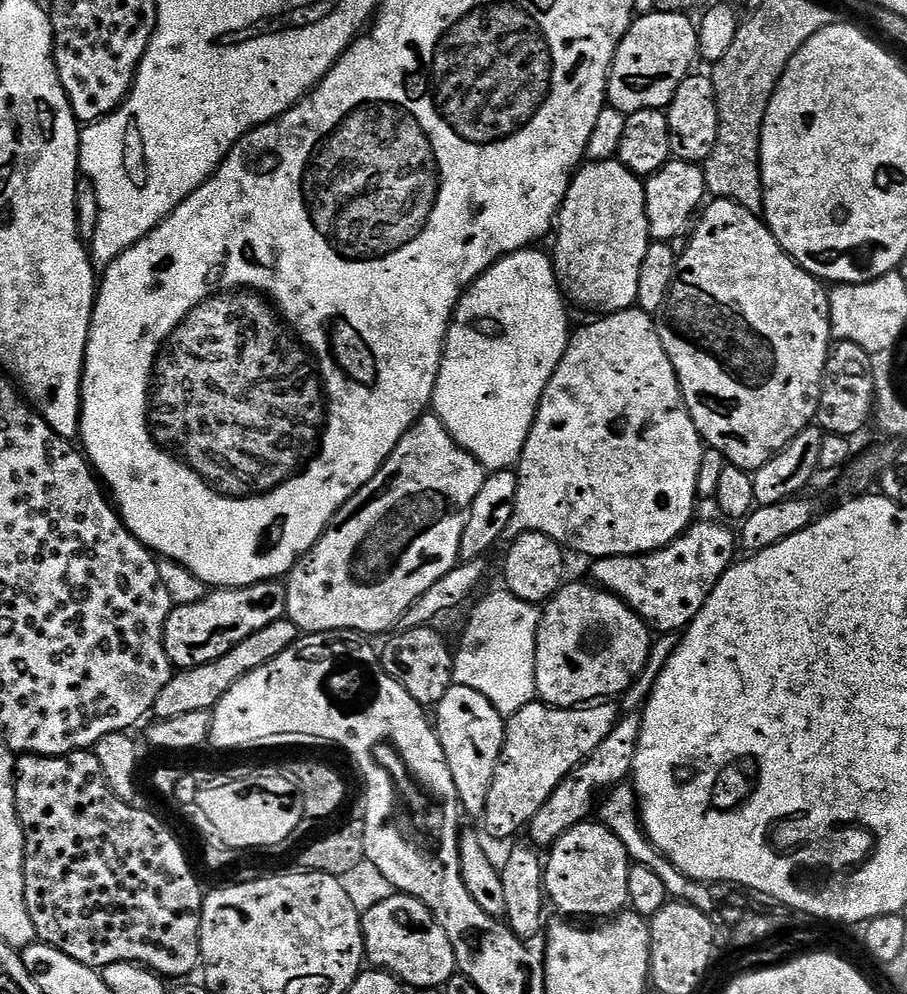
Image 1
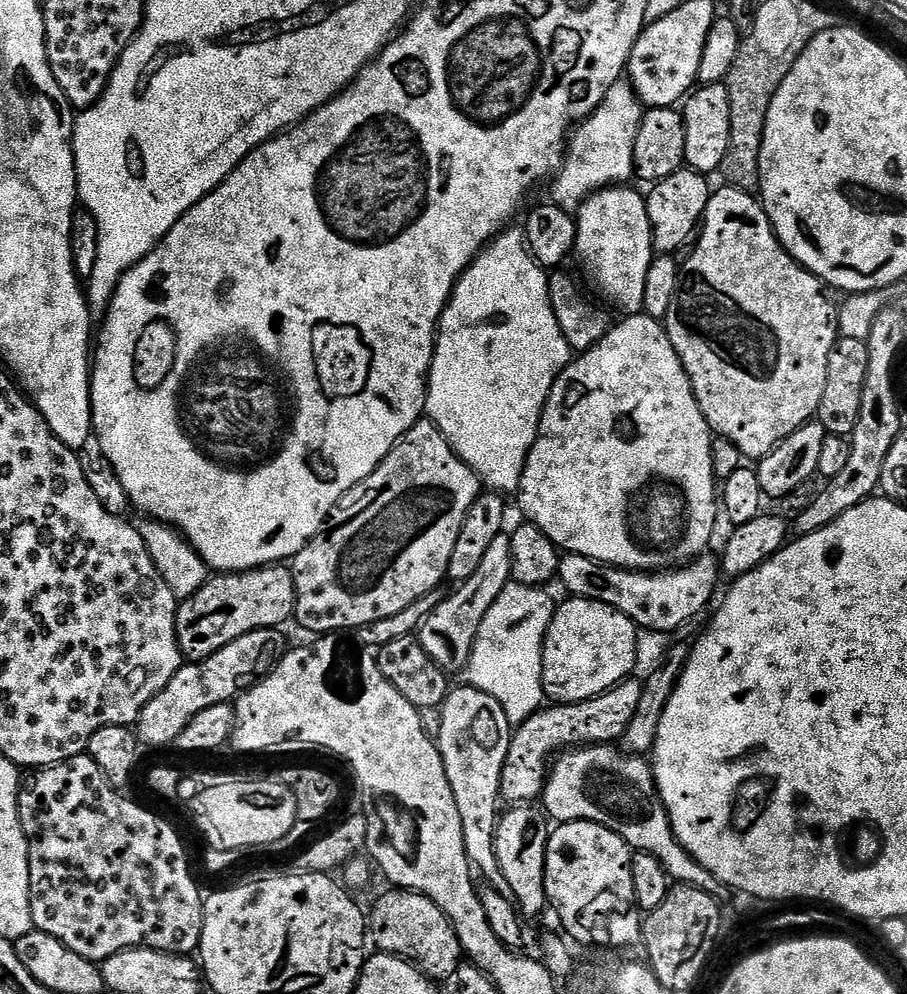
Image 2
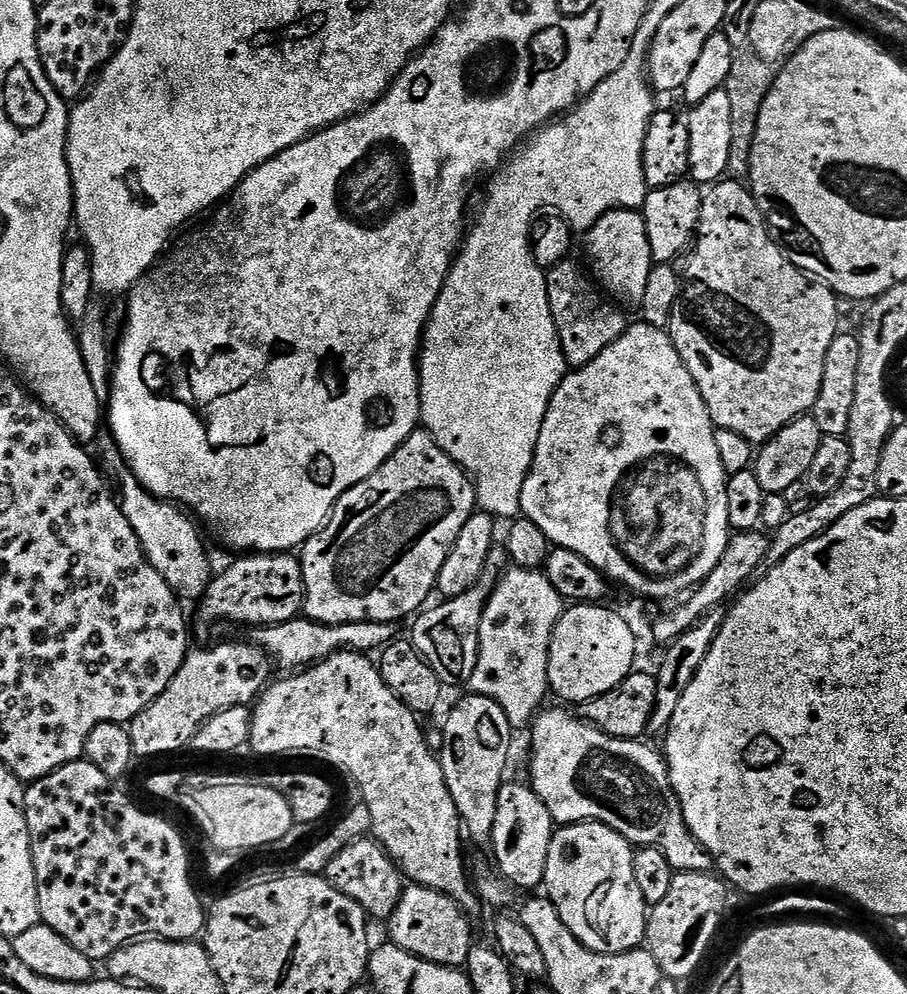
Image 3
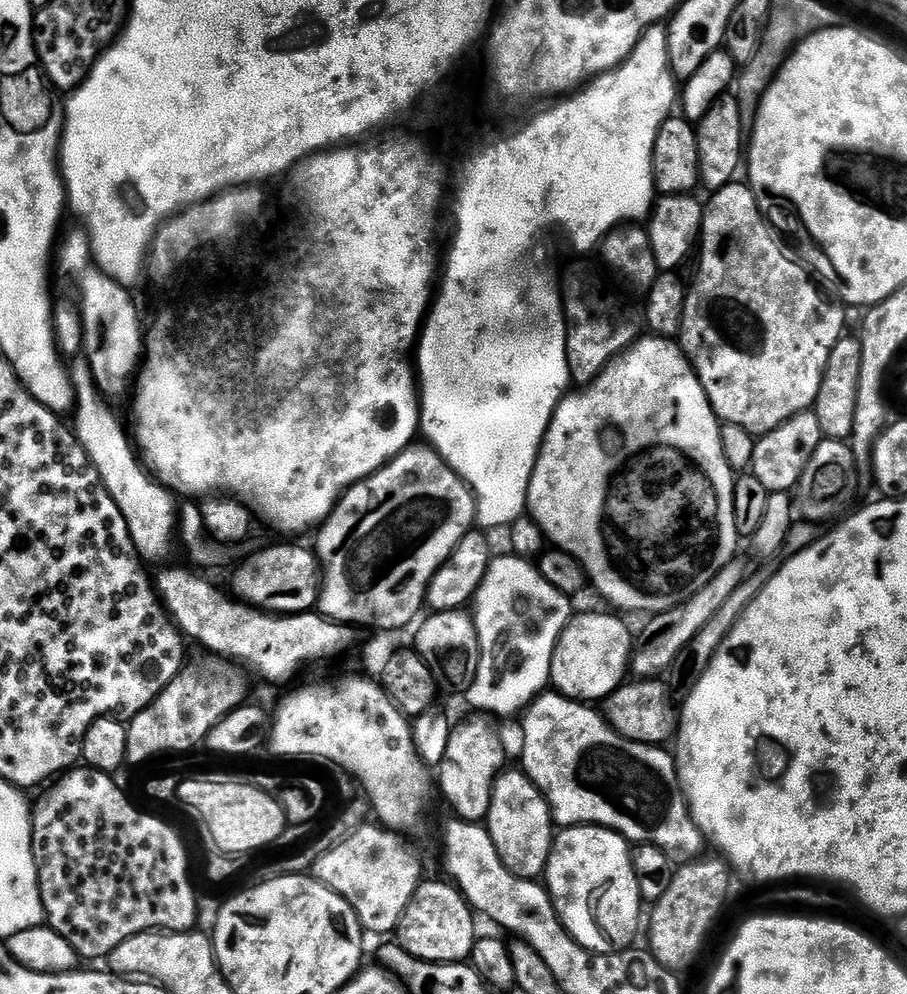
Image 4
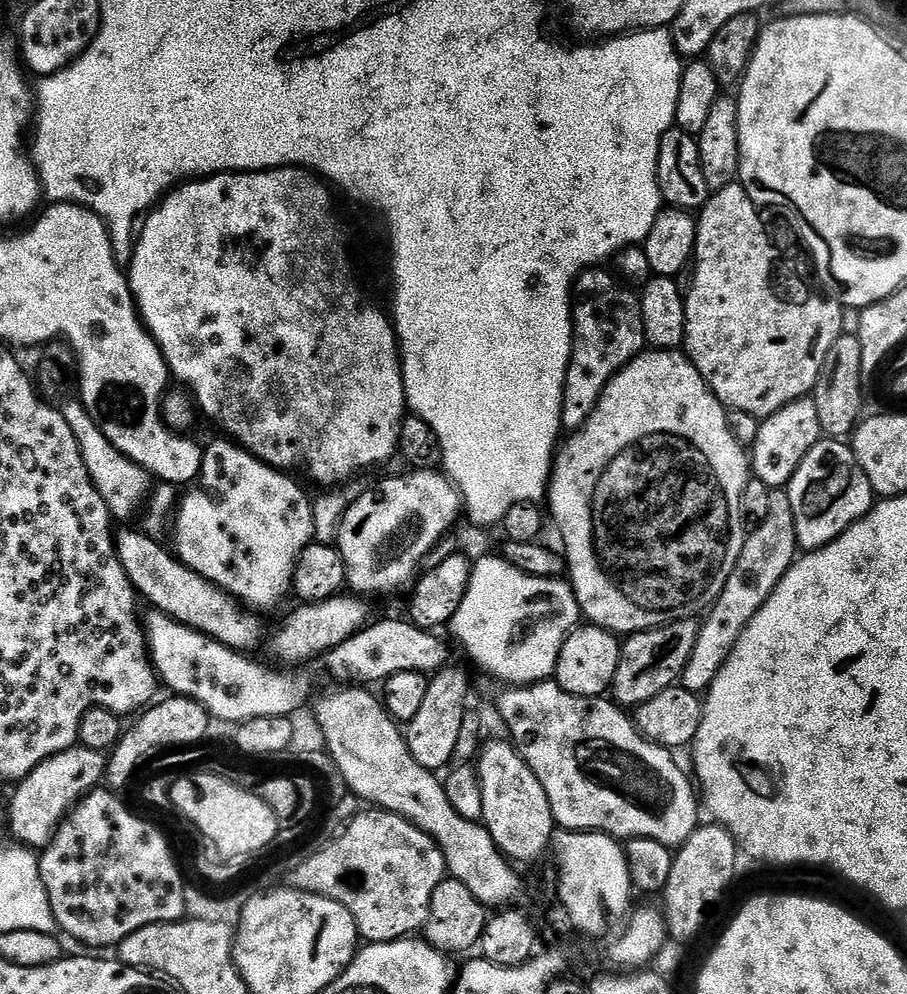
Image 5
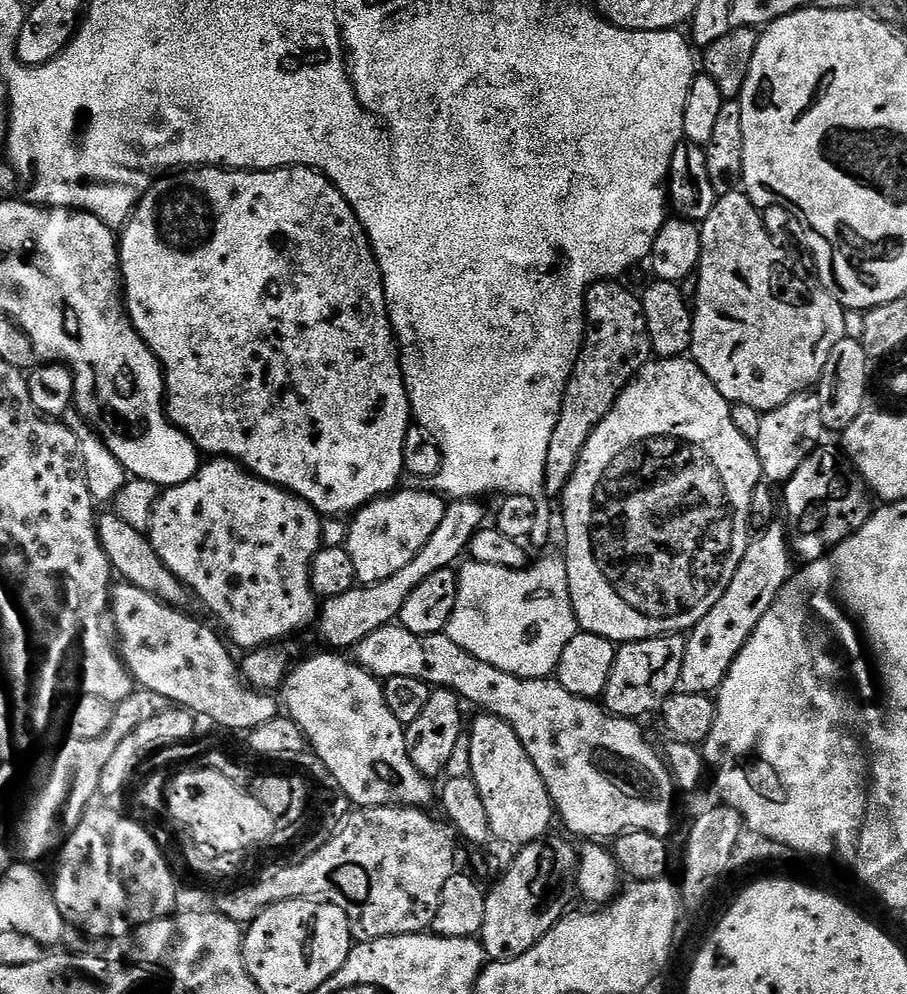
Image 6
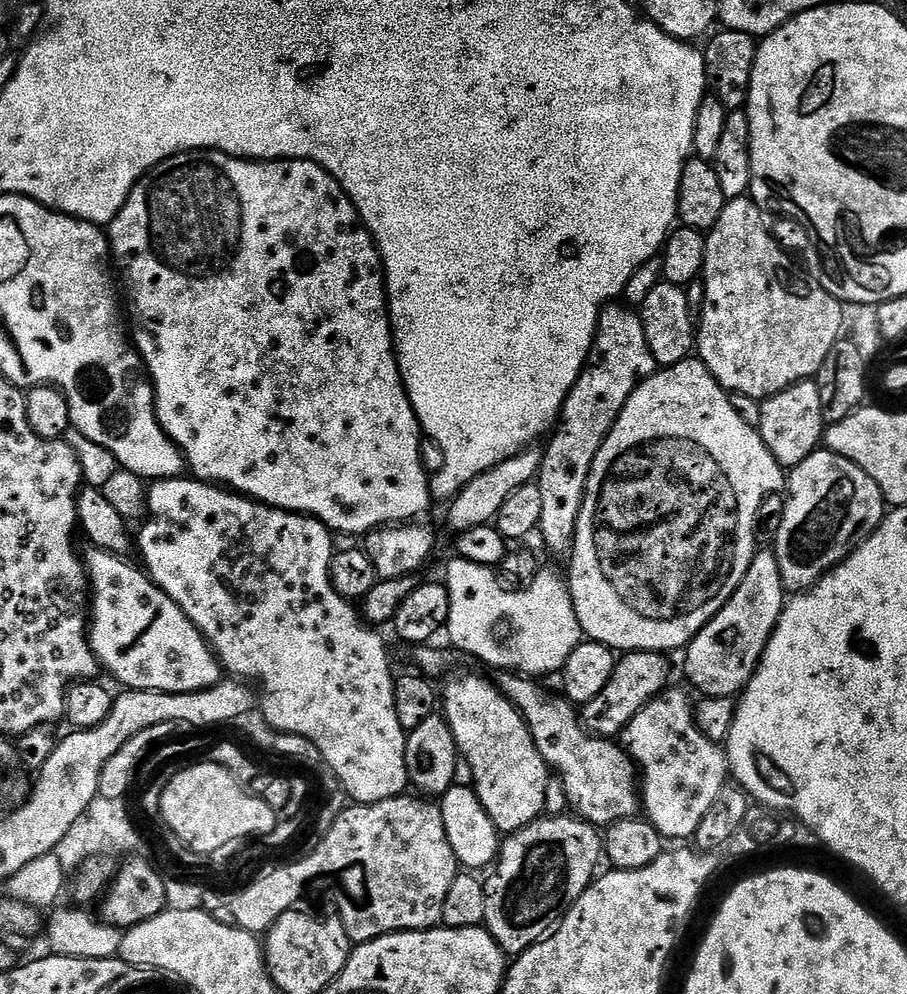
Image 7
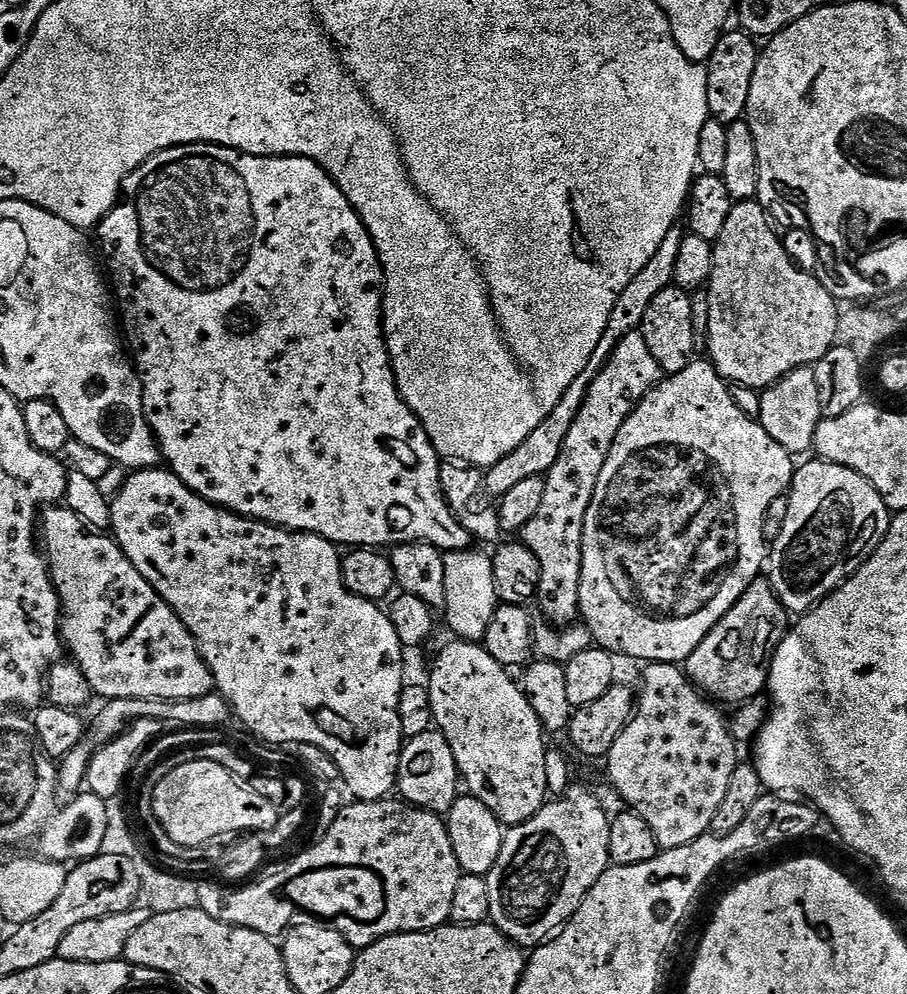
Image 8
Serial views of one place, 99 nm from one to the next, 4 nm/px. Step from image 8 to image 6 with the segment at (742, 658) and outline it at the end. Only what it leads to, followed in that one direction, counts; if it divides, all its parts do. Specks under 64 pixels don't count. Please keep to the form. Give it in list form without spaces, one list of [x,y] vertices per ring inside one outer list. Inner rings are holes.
[[[783,523],[772,524],[749,539],[746,554],[742,554],[742,562],[738,562],[738,570],[734,570],[734,578],[730,578],[730,586],[726,586],[726,594],[718,598],[714,610],[687,633],[686,658],[680,675],[683,691],[712,694],[719,689],[734,658],[738,658],[742,646],[746,646],[750,634],[754,634],[754,626],[762,622],[762,614],[770,610],[784,583],[793,575],[792,560],[790,532]]]

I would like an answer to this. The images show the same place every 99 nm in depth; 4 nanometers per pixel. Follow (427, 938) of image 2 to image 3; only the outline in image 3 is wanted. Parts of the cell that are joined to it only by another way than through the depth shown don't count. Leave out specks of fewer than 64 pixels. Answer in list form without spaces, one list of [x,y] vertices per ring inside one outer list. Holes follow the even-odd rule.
[[[405,887],[392,915],[386,921],[387,939],[412,956],[440,964],[443,968],[460,968],[467,965],[474,943],[469,917],[453,900],[433,888]]]

